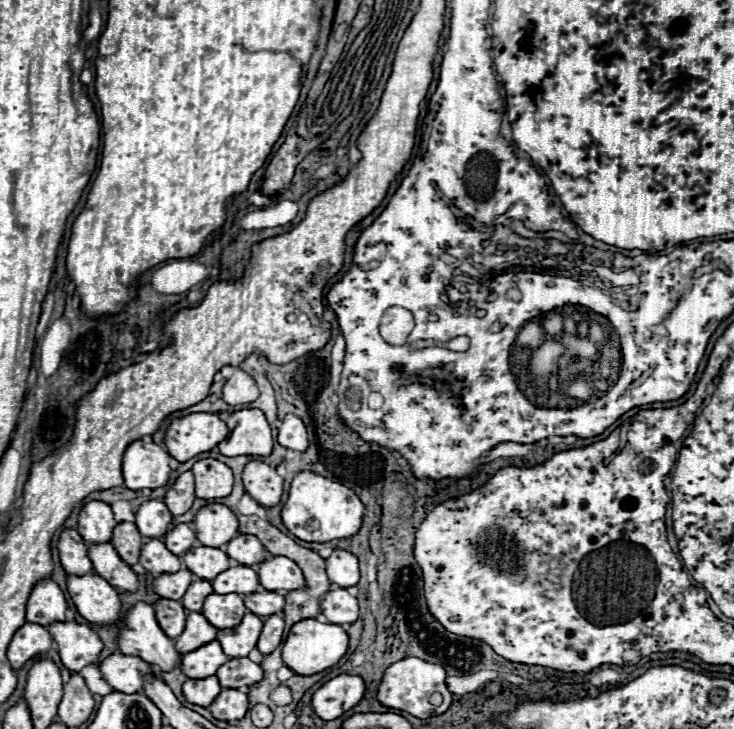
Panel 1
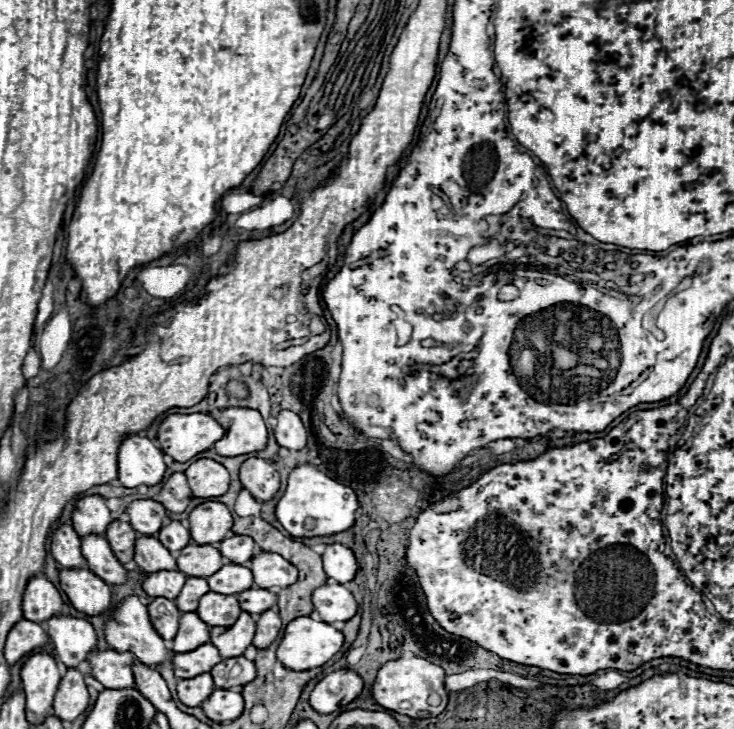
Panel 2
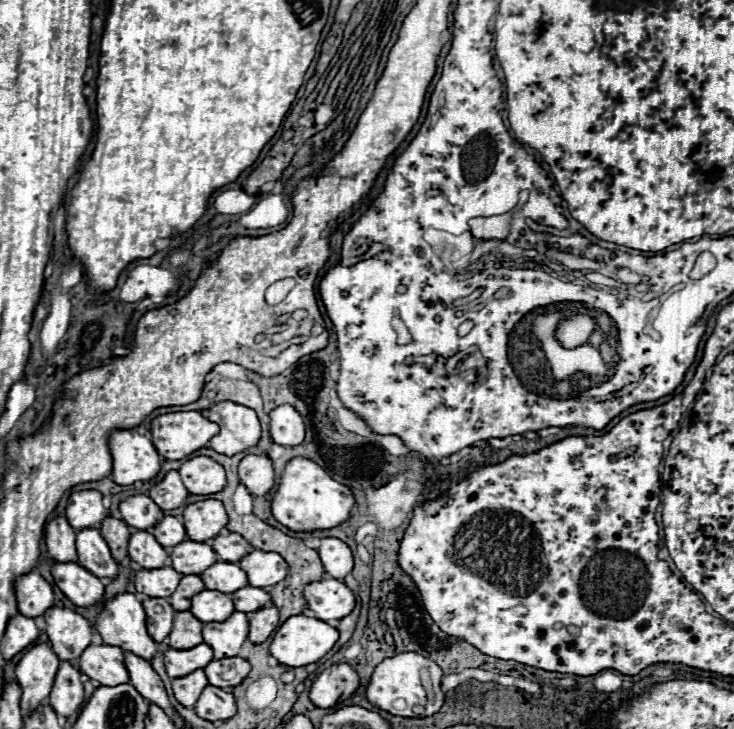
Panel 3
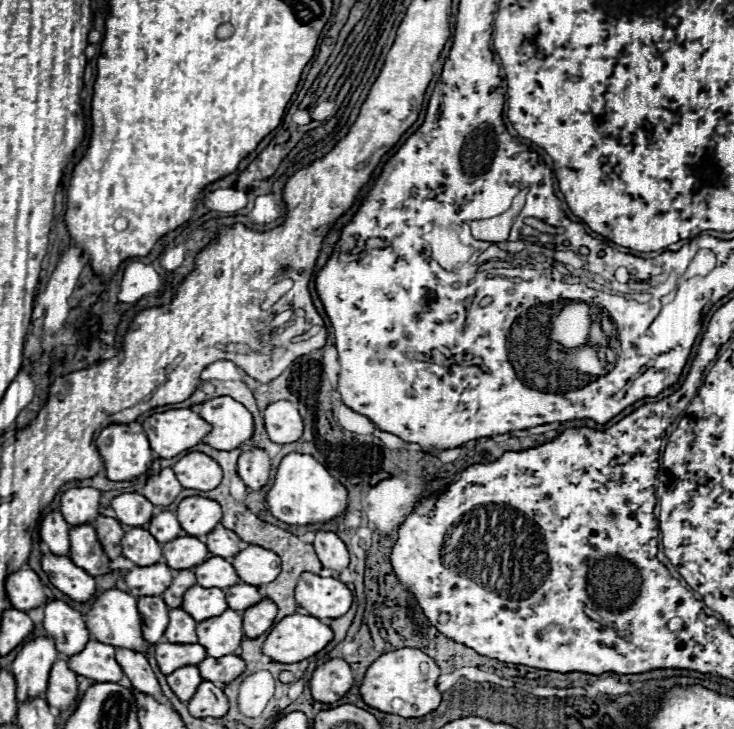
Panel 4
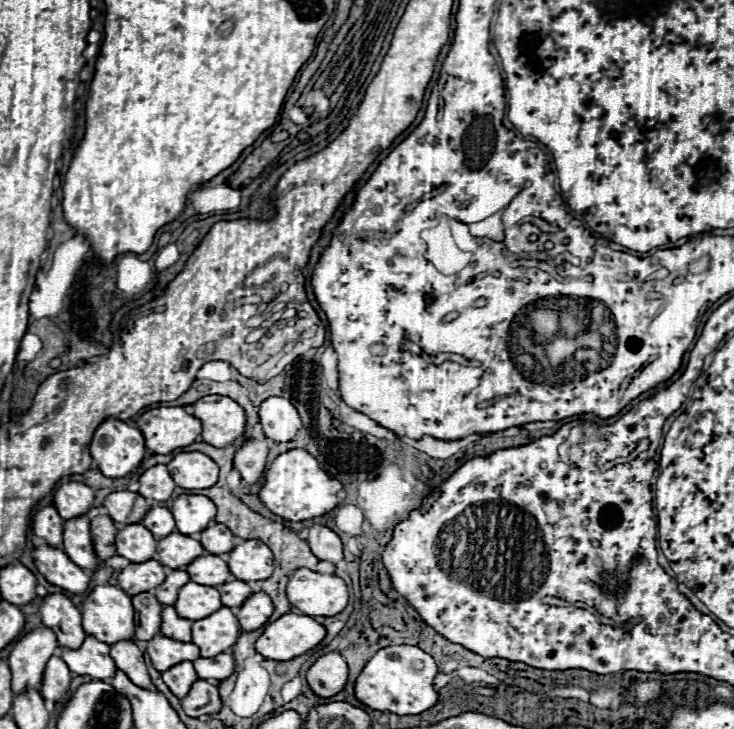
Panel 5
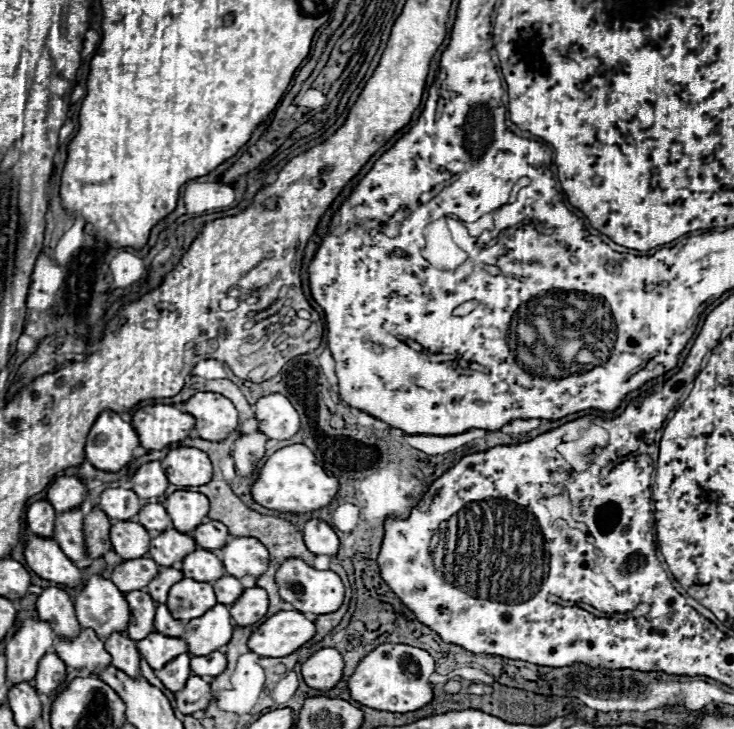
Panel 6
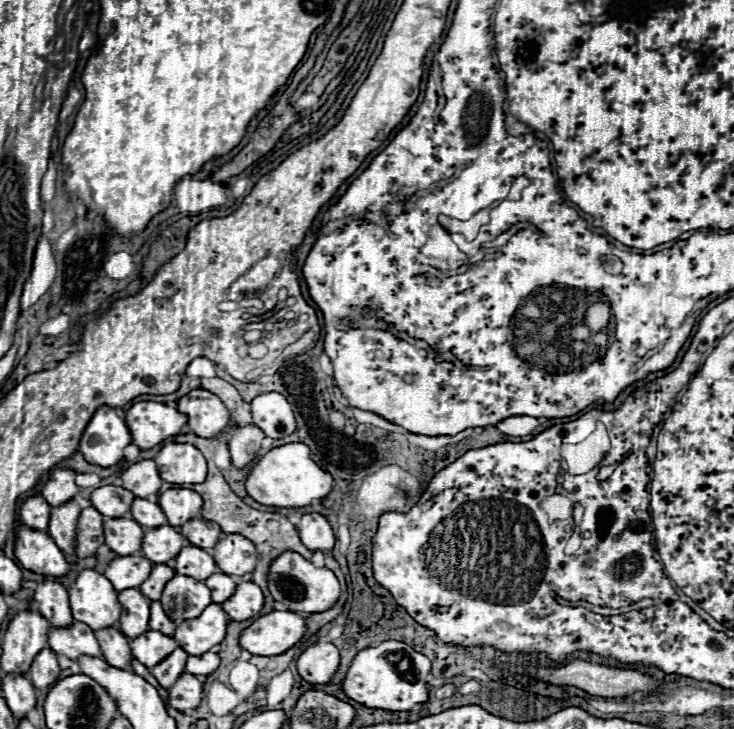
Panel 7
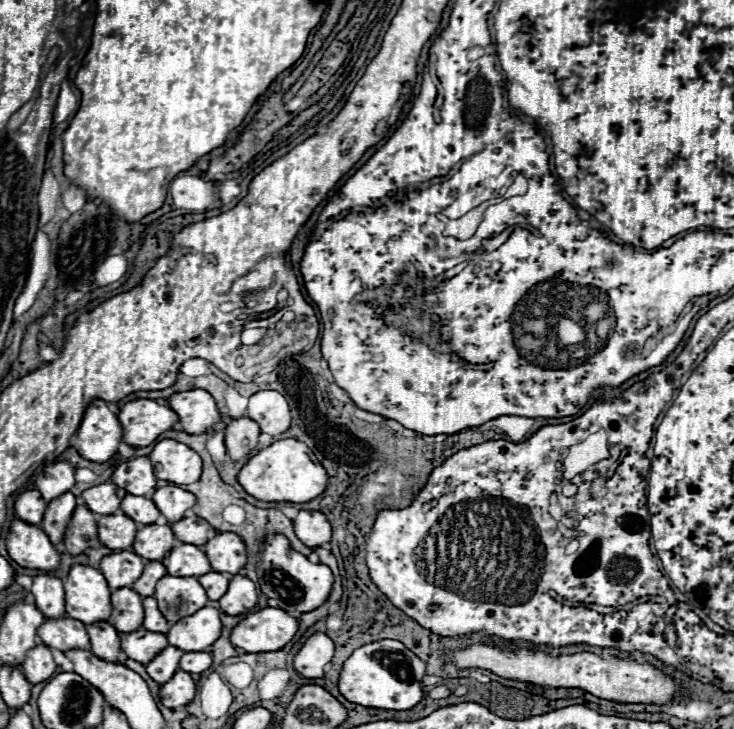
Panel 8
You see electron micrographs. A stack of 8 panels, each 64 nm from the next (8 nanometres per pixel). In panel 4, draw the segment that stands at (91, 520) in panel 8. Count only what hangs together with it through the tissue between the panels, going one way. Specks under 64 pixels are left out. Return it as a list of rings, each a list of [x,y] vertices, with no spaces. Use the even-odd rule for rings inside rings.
[[[98,516],[94,522],[96,534],[100,536],[100,542],[104,544],[104,552],[108,552],[108,558],[120,558],[122,556],[122,538],[124,528],[116,518]]]

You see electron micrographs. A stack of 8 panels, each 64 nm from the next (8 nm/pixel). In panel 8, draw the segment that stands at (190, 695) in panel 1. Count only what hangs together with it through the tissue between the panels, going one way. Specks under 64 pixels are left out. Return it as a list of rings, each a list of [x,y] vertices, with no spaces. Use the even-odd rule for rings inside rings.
[[[168,646],[164,652],[160,652],[150,664],[146,664],[146,672],[158,682],[158,684],[166,684],[180,666],[180,658],[184,656],[184,652],[180,652],[180,648],[172,648]]]

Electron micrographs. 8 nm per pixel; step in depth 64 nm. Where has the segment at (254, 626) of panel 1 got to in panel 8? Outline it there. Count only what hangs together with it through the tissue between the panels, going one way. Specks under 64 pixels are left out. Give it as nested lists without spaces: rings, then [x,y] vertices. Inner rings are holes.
[[[206,606],[200,612],[178,620],[168,630],[168,642],[184,652],[202,652],[212,646],[222,634],[220,610],[214,606]]]

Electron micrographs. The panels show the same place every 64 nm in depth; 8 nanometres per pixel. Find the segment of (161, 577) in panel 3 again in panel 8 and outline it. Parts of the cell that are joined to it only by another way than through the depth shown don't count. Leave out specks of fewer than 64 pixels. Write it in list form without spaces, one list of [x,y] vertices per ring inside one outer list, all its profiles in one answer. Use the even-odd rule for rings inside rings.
[[[116,552],[100,562],[100,572],[108,580],[110,590],[120,590],[132,586],[144,572],[144,558],[134,552]]]

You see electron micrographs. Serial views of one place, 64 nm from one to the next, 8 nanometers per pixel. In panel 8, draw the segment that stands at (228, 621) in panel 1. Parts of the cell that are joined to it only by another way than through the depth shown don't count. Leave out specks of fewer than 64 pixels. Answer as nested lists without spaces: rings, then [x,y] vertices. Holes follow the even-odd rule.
[[[164,576],[156,586],[156,600],[166,620],[176,624],[204,608],[208,596],[194,576]]]

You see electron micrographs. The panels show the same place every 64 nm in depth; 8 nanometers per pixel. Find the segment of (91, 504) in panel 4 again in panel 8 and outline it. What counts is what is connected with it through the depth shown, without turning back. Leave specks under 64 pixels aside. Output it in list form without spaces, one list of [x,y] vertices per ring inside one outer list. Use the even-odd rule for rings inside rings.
[[[54,462],[44,466],[42,472],[36,474],[36,490],[40,490],[46,502],[60,498],[62,494],[74,488],[74,468],[68,462]]]

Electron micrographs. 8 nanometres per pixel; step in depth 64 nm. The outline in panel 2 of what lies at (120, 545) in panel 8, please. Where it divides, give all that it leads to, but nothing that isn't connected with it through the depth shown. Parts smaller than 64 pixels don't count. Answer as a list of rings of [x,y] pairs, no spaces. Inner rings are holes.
[[[140,536],[136,540],[134,560],[148,574],[160,572],[160,570],[176,570],[178,568],[176,558],[154,536]]]

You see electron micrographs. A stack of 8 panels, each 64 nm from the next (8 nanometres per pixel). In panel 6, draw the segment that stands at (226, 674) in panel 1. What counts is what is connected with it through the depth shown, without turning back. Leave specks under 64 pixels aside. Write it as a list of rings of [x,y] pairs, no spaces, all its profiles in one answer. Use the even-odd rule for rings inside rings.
[[[212,652],[212,656],[192,656],[190,668],[196,676],[220,676],[228,666],[226,654]]]

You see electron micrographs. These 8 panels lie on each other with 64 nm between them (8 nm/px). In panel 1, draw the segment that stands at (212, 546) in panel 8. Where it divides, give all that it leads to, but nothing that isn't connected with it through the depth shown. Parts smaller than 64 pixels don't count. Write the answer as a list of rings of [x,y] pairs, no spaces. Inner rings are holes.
[[[272,556],[256,566],[260,584],[266,590],[300,590],[306,586],[302,570],[286,556]]]

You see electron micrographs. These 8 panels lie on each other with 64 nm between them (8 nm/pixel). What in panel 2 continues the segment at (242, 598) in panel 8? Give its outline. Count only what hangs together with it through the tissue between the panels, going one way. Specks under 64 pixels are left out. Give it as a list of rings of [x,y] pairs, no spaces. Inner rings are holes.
[[[268,610],[268,612],[260,614],[256,620],[254,646],[260,650],[268,648],[272,642],[276,642],[280,630],[282,630],[282,620],[280,620],[280,614],[276,610]]]

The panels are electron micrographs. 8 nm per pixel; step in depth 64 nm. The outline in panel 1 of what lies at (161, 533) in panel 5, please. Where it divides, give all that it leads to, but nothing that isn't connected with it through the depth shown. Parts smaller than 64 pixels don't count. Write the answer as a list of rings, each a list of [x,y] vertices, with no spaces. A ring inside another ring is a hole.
[[[178,524],[164,536],[164,544],[172,554],[184,556],[196,546],[196,532],[188,524]]]

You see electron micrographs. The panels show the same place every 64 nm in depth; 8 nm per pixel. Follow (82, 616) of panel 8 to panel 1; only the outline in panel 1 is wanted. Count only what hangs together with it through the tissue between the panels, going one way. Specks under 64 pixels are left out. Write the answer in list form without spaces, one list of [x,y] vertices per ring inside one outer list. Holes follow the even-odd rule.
[[[138,602],[136,606],[132,606],[124,620],[118,626],[118,646],[122,654],[128,656],[140,656],[144,662],[154,664],[158,668],[162,668],[162,672],[172,672],[176,666],[180,666],[180,658],[182,654],[176,650],[174,640],[168,638],[164,634],[164,630],[160,628],[160,624],[156,622],[156,614],[154,614],[154,606],[150,604],[142,604]]]

